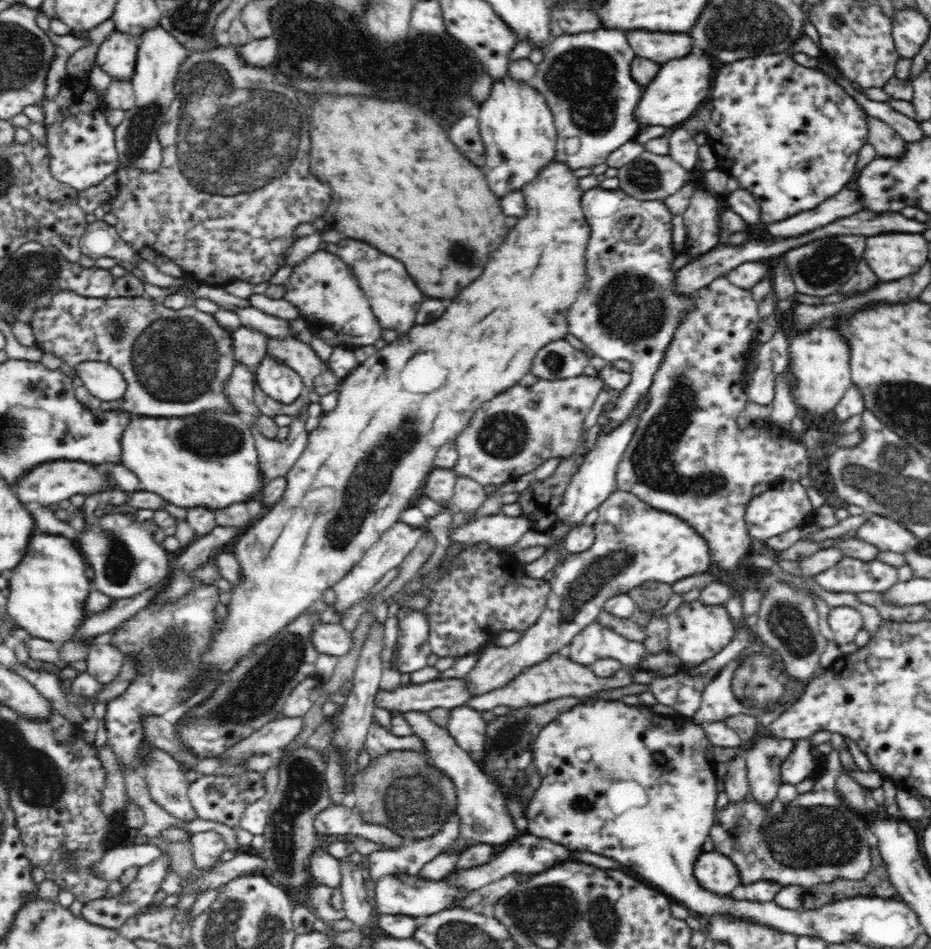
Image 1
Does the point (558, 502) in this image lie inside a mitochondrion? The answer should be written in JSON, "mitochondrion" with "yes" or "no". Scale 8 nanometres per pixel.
{"mitochondrion":"no"}

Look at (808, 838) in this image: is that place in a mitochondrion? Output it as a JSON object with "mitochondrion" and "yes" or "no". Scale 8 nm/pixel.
{"mitochondrion":"yes"}

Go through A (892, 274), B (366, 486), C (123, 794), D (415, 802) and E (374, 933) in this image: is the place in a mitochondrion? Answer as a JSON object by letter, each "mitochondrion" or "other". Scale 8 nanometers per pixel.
{"A":"other","B":"mitochondrion","C":"other","D":"mitochondrion","E":"other"}

